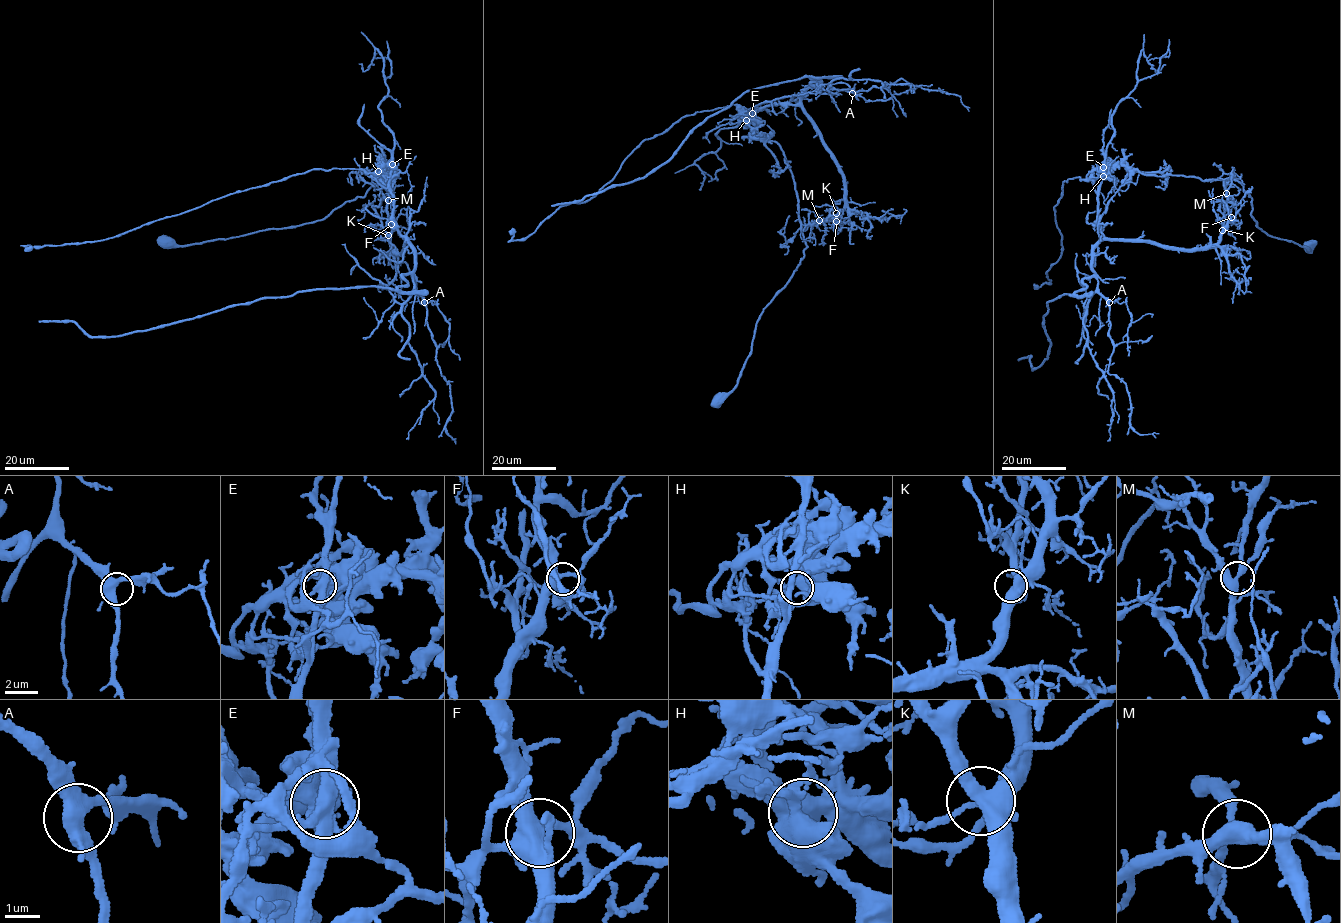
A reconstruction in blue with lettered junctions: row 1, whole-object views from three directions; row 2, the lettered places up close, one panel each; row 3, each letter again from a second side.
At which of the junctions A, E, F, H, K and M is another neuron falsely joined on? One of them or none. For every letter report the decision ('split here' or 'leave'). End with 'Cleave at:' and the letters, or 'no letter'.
A: leave
E: split here
F: leave
H: leave
K: leave
M: leave
Cleave at: E

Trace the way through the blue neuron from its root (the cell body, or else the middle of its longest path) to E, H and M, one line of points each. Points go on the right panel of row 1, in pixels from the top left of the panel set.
E: (1307, 247), (1269, 236), (1259, 228), (1251, 214), (1251, 198), (1236, 180), (1144, 175), (1125, 165), (1103, 167)
H: (1307, 247), (1269, 236), (1259, 228), (1251, 214), (1251, 198), (1236, 180), (1144, 175), (1117, 165), (1103, 176)
M: (1307, 247), (1269, 236), (1259, 228), (1251, 214), (1251, 198), (1240, 183), (1225, 180), (1226, 193)

